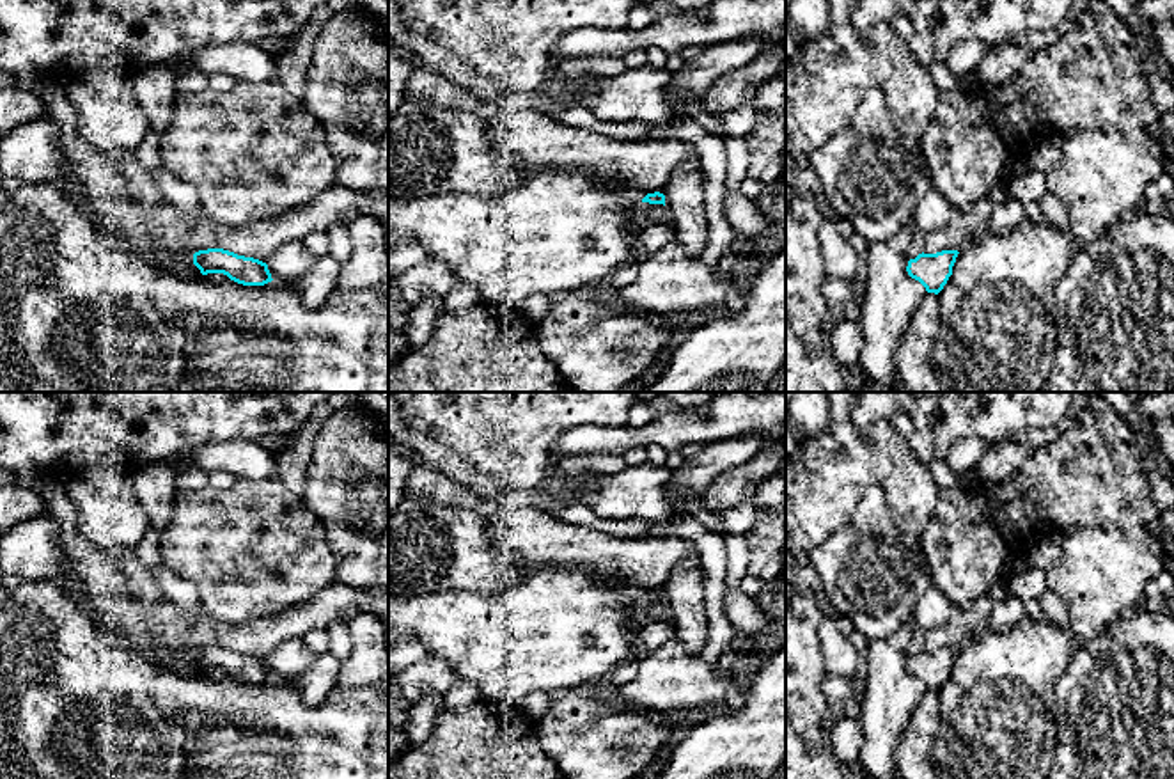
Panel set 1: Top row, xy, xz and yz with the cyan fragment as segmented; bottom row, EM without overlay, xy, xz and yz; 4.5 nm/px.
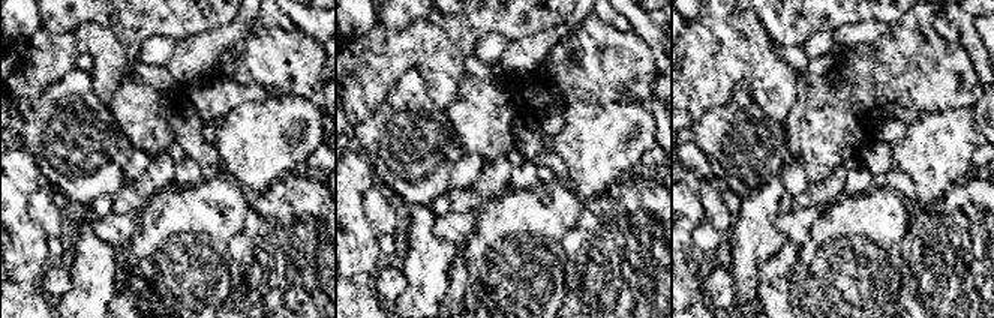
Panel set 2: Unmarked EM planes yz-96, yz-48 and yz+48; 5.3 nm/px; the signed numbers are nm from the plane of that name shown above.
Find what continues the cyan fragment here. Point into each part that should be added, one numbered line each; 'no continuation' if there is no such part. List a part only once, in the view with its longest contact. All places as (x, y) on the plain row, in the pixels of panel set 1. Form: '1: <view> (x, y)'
no continuation

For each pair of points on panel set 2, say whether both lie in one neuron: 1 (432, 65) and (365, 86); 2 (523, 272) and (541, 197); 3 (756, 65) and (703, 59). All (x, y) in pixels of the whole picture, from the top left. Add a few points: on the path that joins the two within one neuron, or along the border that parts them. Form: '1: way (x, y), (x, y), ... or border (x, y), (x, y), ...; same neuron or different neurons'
1: way (416, 60), (390, 60), (381, 69); same neuron
2: way (523, 254), (523, 231), (540, 215); same neuron
3: way (742, 59), (717, 59); same neuron

